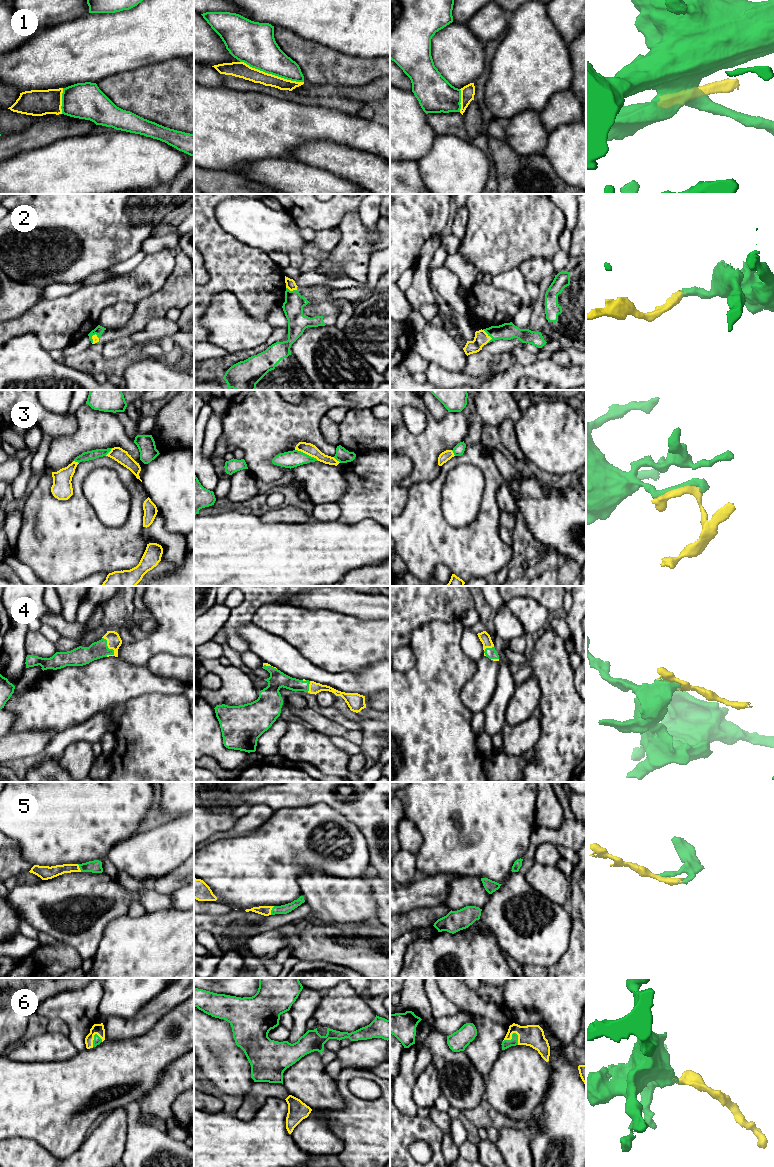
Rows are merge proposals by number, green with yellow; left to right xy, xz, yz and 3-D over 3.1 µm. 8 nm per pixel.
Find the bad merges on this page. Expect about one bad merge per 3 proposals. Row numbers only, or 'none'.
1, 3

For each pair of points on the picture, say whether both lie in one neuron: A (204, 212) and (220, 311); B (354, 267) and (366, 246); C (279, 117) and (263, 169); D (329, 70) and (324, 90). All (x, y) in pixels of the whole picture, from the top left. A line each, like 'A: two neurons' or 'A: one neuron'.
A: two neurons
B: one neuron
C: two neurons
D: two neurons

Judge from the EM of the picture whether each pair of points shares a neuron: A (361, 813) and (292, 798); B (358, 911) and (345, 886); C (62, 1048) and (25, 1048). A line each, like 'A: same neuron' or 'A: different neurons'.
A: same neuron
B: same neuron
C: same neuron

